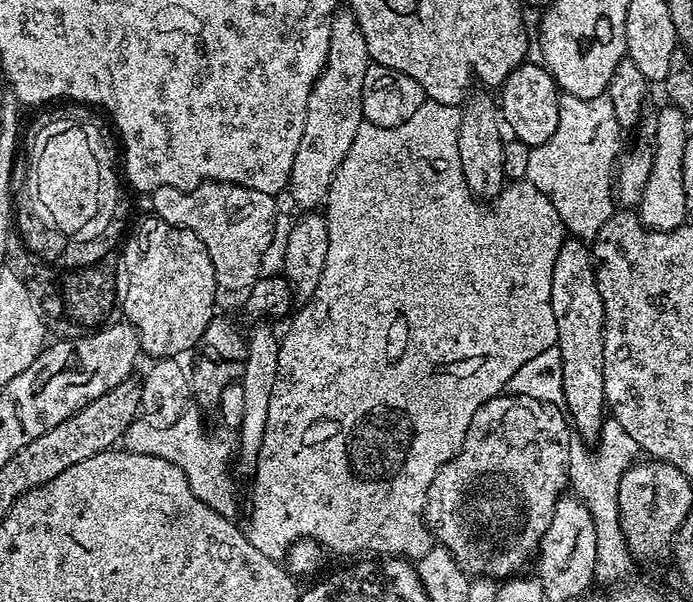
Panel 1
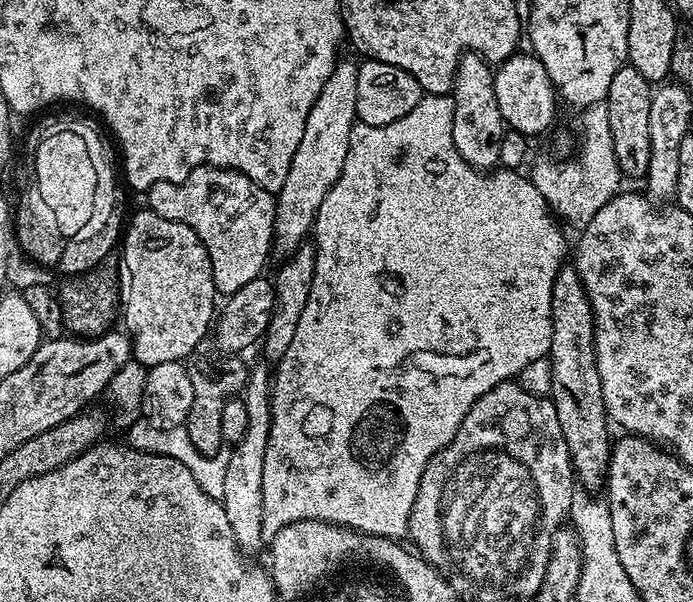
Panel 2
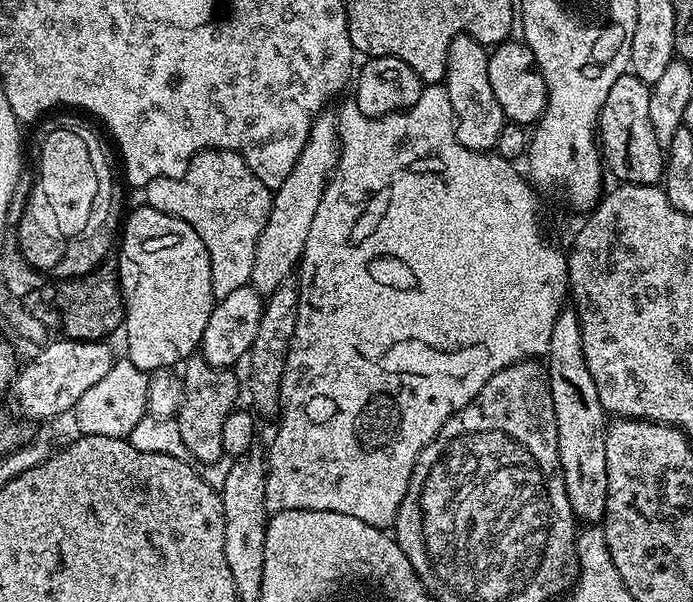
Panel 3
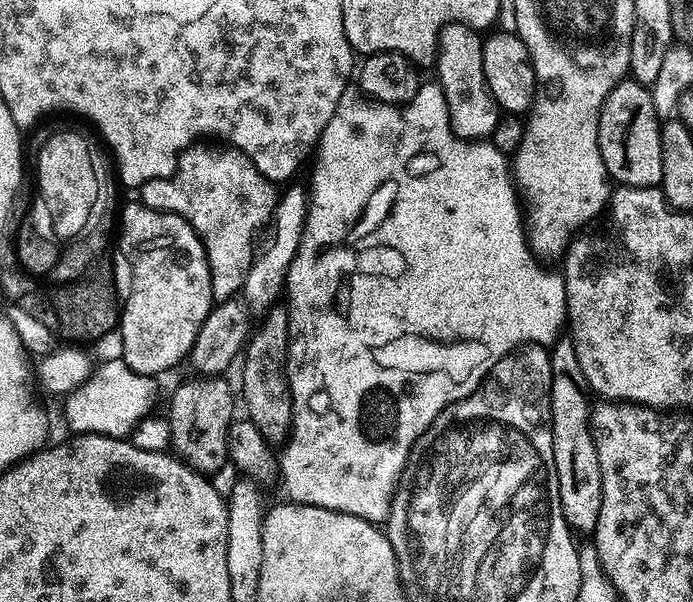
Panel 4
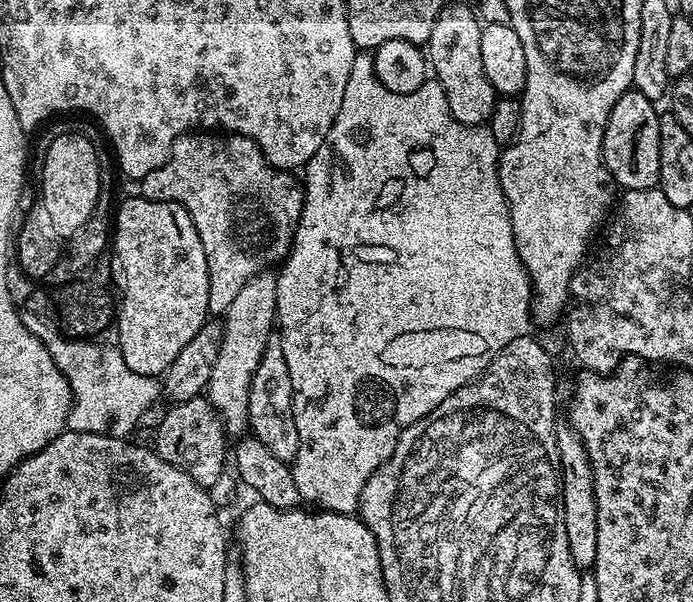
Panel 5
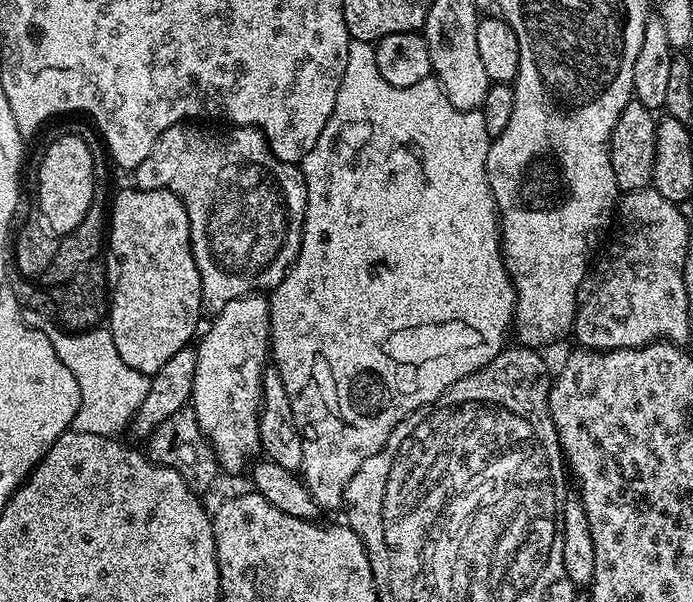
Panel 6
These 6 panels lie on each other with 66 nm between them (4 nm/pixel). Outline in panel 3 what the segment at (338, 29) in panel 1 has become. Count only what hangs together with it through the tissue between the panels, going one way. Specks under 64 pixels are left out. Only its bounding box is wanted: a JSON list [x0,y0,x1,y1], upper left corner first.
[250,114,338,298]

